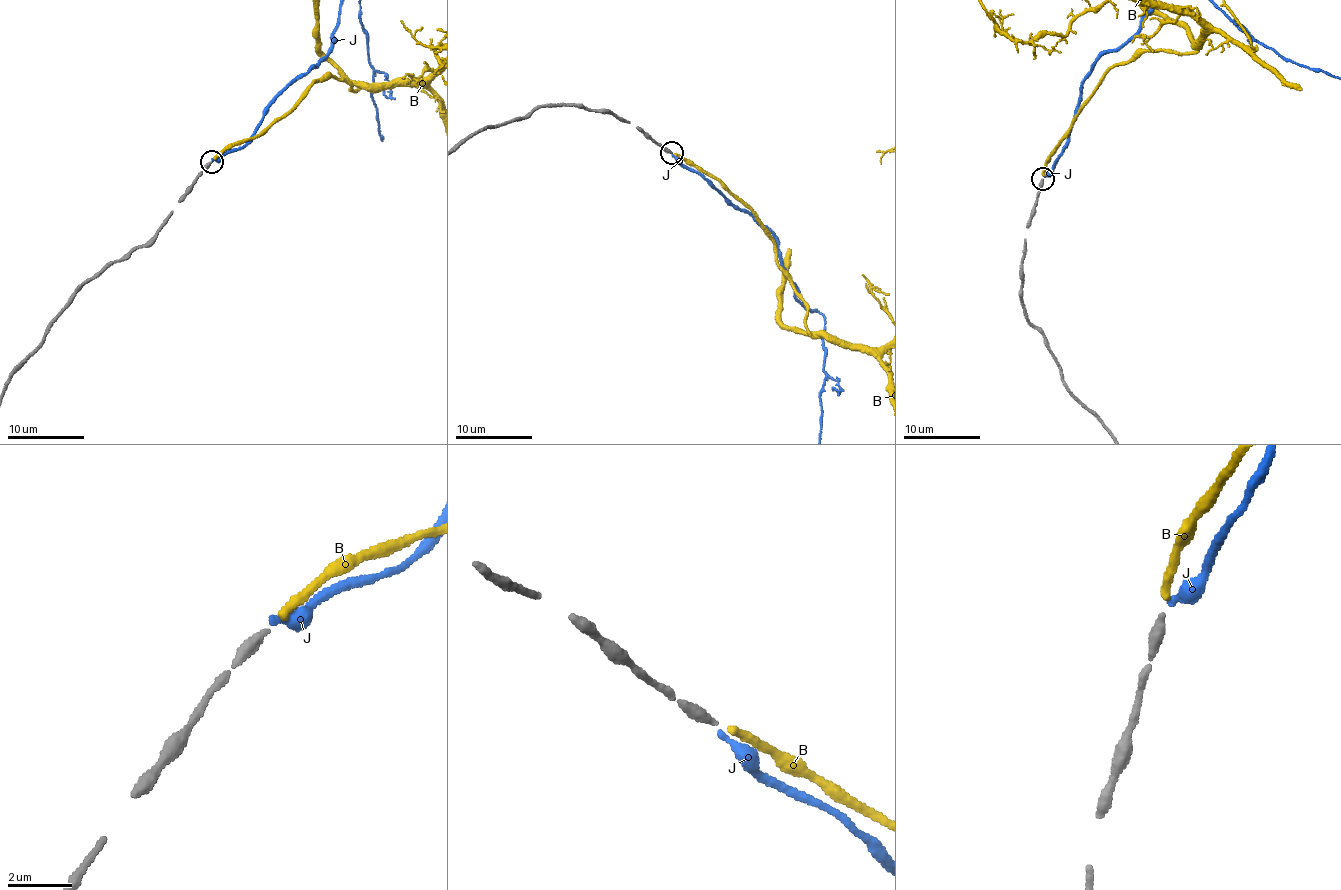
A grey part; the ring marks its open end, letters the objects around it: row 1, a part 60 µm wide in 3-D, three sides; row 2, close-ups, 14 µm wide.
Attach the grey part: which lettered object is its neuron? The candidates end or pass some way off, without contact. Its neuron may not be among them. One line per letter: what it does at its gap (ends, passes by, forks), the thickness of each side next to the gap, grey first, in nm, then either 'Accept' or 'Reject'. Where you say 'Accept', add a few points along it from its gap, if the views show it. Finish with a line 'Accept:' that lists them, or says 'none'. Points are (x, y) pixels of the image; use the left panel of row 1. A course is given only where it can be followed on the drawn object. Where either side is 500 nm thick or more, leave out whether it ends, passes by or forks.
B: It ends there. Thickness 300 nm (grey) against 280 nm. Accept
J: It ends there. Thickness 300 nm (grey) against 280 nm. Reject
Accept: B

